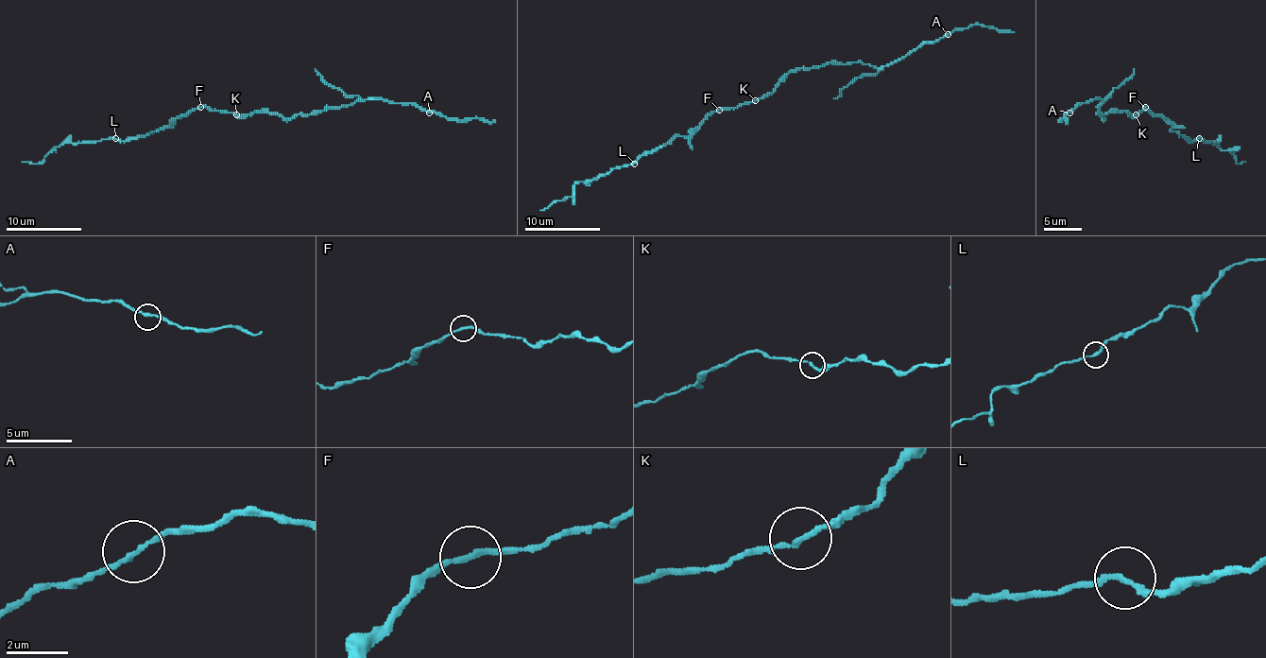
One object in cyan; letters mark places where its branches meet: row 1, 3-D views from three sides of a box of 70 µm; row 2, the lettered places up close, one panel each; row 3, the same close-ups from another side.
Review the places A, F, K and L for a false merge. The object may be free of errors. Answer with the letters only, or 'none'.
none

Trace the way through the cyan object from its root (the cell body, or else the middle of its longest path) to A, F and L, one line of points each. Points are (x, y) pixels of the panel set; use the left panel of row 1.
A: (248, 114), (268, 111), (295, 118), (367, 99), (416, 103), (429, 112)
F: (248, 114), (239, 116), (233, 112), (199, 107)
L: (248, 114), (239, 116), (233, 112), (197, 107), (180, 114), (169, 126), (146, 135), (124, 141), (114, 137)

